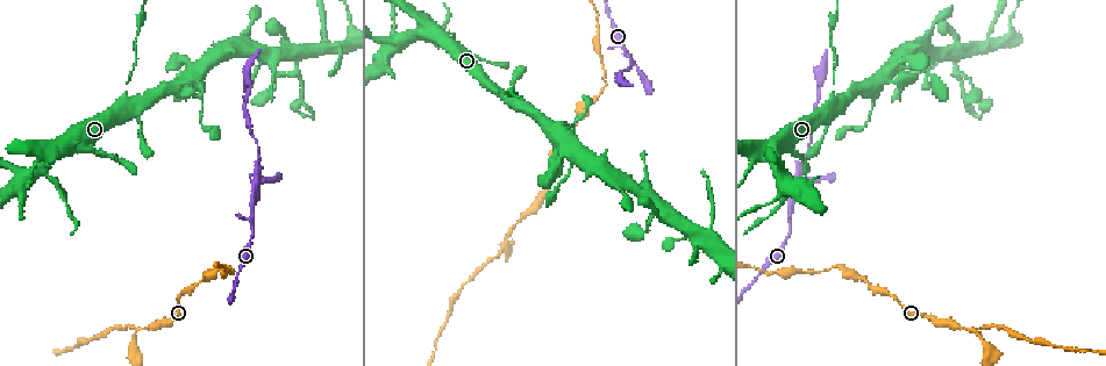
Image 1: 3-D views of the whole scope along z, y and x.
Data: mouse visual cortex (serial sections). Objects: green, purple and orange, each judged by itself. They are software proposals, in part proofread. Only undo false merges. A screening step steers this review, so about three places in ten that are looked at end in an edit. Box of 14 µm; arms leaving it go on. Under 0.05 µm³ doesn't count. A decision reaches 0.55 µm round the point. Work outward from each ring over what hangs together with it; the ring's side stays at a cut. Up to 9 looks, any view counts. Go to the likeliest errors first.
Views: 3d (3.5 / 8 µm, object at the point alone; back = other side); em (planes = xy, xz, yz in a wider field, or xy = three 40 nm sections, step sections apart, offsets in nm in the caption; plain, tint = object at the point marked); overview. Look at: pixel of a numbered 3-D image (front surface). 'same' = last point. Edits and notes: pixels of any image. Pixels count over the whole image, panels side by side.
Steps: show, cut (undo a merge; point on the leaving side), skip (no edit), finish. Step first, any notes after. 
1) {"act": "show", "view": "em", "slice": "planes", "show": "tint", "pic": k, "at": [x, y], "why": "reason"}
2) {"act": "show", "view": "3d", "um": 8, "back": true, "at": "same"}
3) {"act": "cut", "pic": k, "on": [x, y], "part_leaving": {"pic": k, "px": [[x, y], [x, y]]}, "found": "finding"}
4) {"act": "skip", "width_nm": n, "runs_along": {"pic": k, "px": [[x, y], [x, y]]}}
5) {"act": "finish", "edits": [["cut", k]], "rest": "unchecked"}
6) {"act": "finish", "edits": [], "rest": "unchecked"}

{"act": "show", "view": "3d", "um": 8, "pic": 1, "at": [498, 92], "why": "calibre changes"}

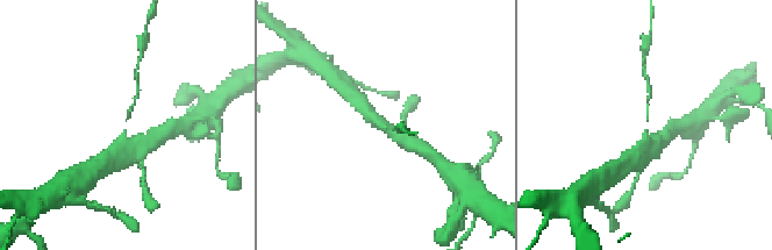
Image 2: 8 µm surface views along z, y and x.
{"act": "show", "view": "em", "slice": "planes", "show": "tint", "pic": 2, "at": [386, 129], "arm_widths_nm": [100, 350]}

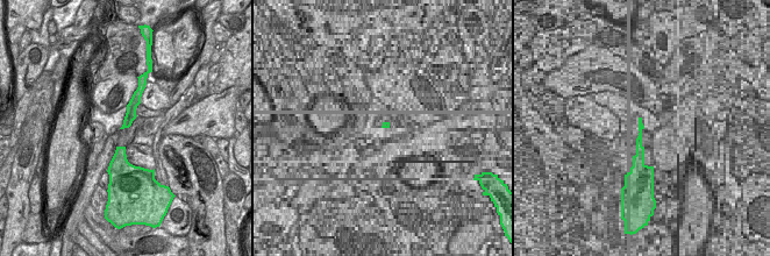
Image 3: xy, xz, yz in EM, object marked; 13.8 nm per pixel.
{"act": "cut", "pic": 2, "on": [649, 90], "found": "two cells meet here"}

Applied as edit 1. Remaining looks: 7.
{"act": "show", "view": "overview"}

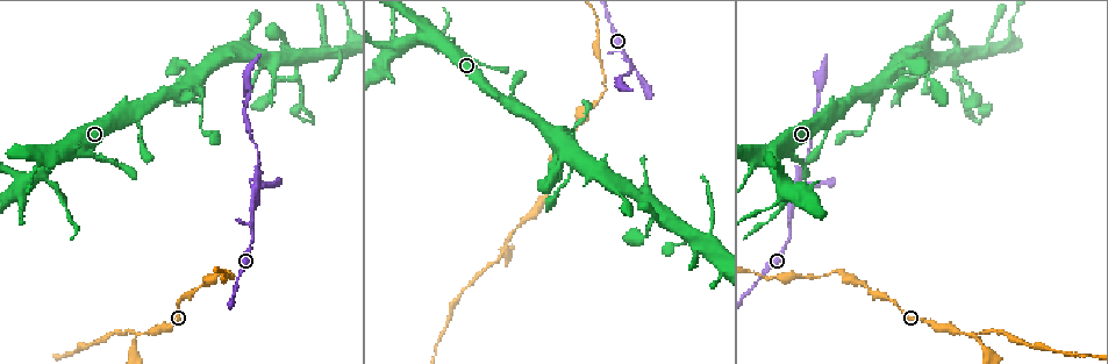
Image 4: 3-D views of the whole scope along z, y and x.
{"act": "show", "view": "3d", "um": 3.5, "pic": 4, "at": [971, 335], "why": "sudden change in width"}

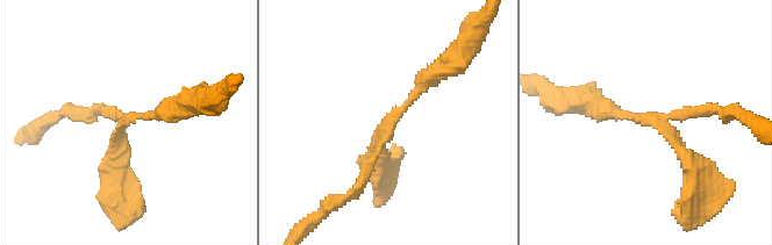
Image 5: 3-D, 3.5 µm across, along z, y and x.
{"act": "show", "view": "em", "slice": "xy", "step": 3, "show": "tint", "pic": 5, "at": [133, 115], "arms": 3, "arm_widths_nm": [150, 200, 250], "why": "shape alone is not enough"}

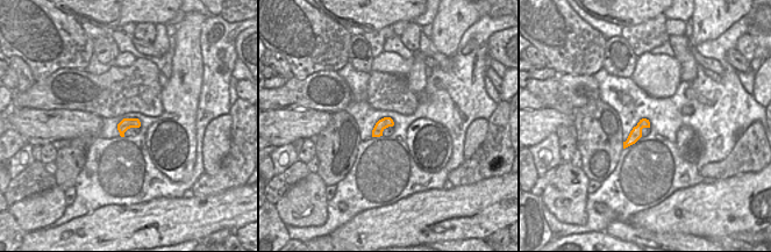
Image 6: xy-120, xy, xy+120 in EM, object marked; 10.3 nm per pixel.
{"act": "skip", "runs_along": {"pic": 5, "px": [[598, 105], [655, 115], [695, 175]]}, "found": "all the same cell"}

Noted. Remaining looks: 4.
{"act": "show", "view": "3d", "um": 3.5, "pic": 4, "at": [260, 183]}

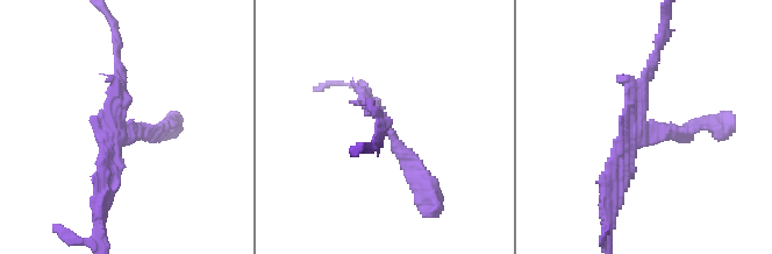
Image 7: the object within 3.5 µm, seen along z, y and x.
{"act": "show", "view": "em", "slice": "xy", "step": 5, "show": "tint", "pic": 7, "at": [119, 130], "arms": 3, "arm_widths_nm": [150, 200, 200]}

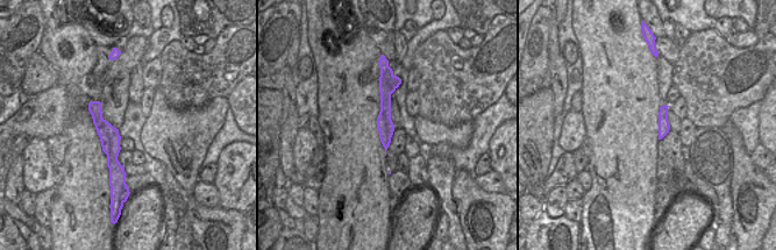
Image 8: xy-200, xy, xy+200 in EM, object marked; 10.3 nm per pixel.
{"act": "cut", "pic": 7, "on": [412, 159], "found": "a second cell is stuck on"}

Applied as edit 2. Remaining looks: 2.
{"act": "finish", "edits": [["cut", 2], ["cut", 7]], "rest": "unchecked"}

